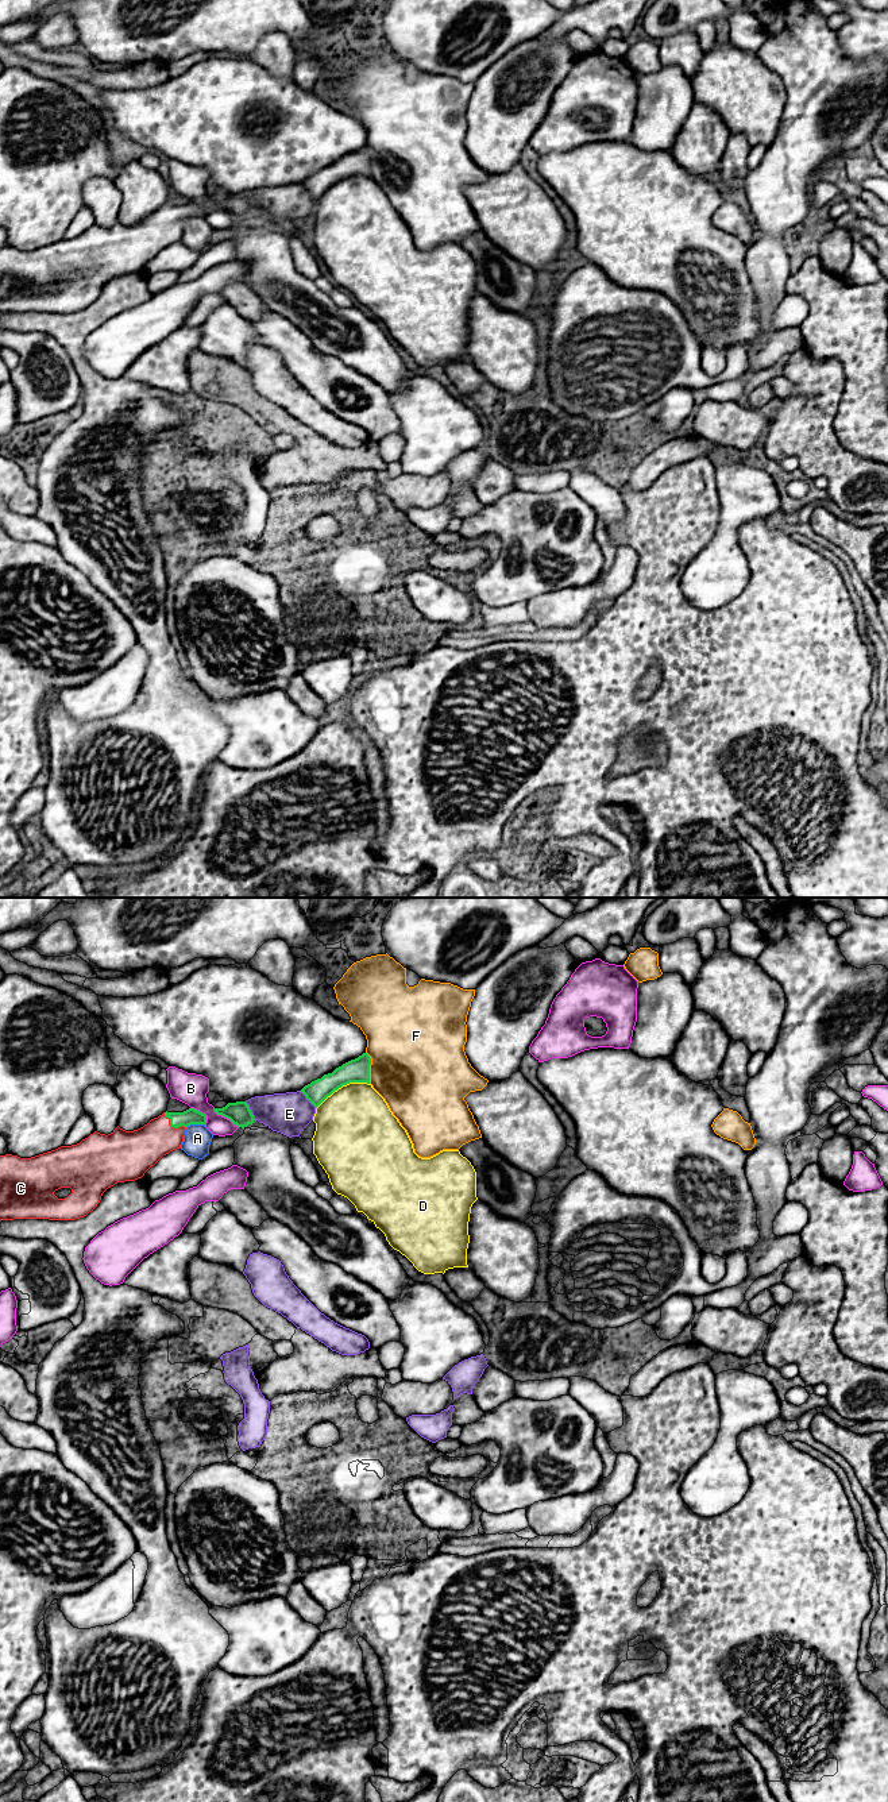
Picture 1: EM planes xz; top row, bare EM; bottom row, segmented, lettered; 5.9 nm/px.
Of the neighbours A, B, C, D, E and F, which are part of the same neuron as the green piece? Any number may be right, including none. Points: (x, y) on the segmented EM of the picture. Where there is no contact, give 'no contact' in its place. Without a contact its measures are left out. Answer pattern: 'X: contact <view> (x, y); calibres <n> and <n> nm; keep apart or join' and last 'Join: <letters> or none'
A: contact xz (195, 1123); calibres 100 and 160 nm; keep apart
B: contact xz (226, 1116); calibres 140 and 170 nm; keep apart
C: contact xz (172, 1126); calibres 100 and 240 nm; join
D: contact xz (342, 1085); calibres 140 and 460 nm; keep apart
E: contact xz (308, 1099); calibres 140 and 240 nm; keep apart
F: contact xz (369, 1068); calibres 140 and 480 nm; keep apart
Join: C

